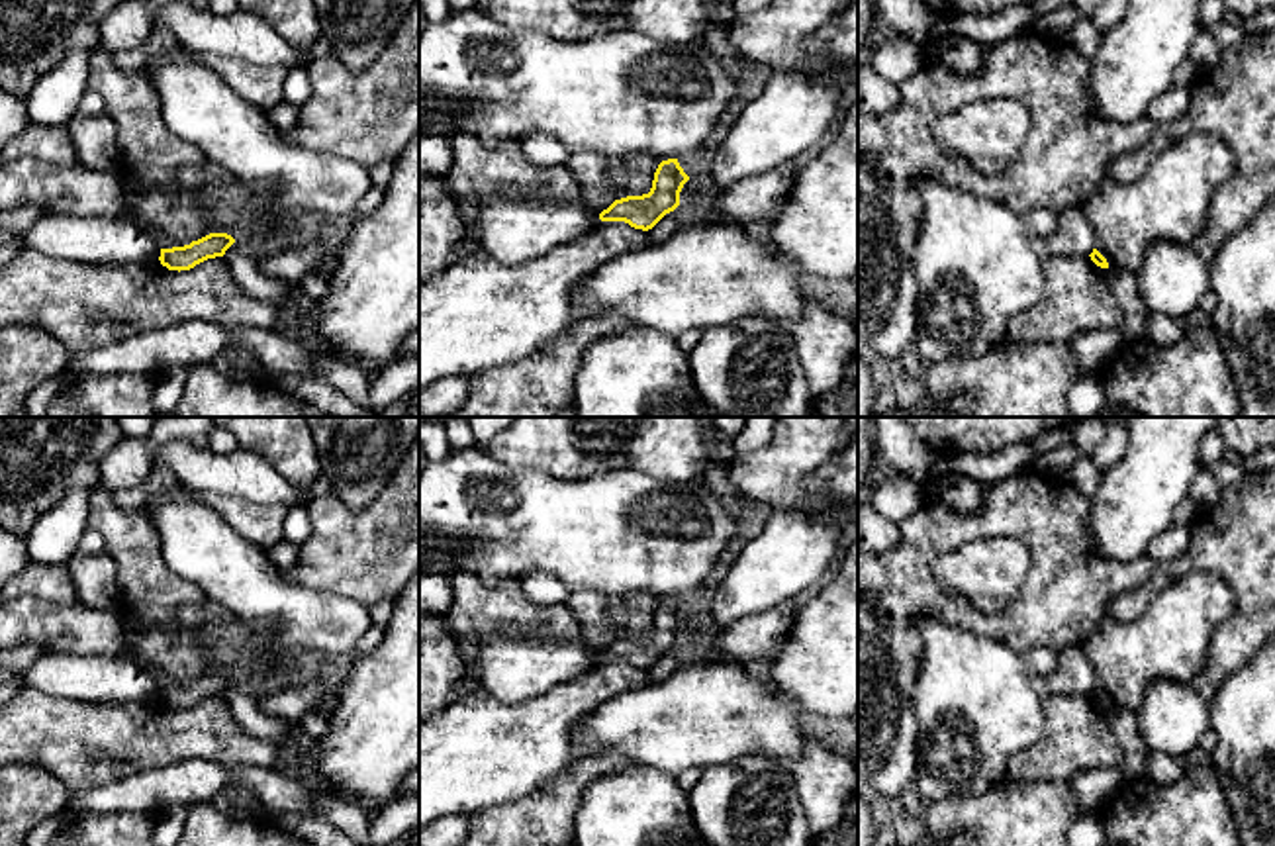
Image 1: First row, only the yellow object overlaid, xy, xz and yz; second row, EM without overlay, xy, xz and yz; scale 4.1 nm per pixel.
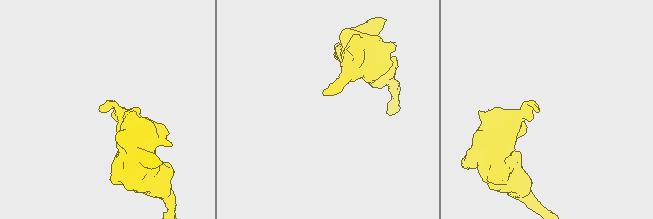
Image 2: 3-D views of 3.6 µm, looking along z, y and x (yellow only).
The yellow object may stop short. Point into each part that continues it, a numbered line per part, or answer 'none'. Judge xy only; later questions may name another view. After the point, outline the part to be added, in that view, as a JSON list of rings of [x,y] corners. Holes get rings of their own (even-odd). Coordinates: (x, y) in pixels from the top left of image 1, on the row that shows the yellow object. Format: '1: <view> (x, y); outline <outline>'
none

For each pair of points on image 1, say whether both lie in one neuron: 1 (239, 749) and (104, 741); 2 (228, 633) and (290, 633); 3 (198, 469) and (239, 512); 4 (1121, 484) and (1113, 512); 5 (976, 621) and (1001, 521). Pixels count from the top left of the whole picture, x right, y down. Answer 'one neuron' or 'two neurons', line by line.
1: one neuron
2: two neurons
3: two neurons
4: one neuron
5: one neuron

